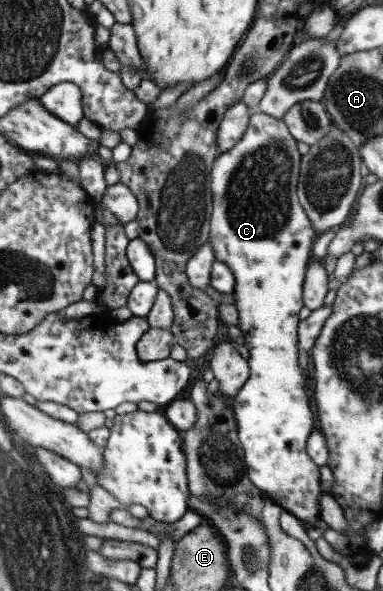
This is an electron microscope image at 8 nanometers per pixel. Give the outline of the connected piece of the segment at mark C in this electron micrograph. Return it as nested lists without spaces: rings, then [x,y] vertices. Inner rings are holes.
[[[255,111],[251,112],[248,125],[241,139],[226,152],[219,155],[211,163],[210,174],[210,191],[212,197],[212,210],[209,217],[209,241],[214,252],[214,259],[222,261],[222,264],[232,272],[234,276],[234,306],[238,314],[238,328],[242,333],[244,345],[248,351],[248,359],[246,359],[249,367],[248,379],[242,384],[240,390],[232,397],[229,404],[233,411],[234,419],[236,420],[237,438],[242,448],[243,462],[246,464],[246,475],[249,479],[249,484],[254,485],[262,494],[270,499],[275,505],[281,509],[285,509],[292,514],[303,527],[313,525],[320,518],[319,498],[322,495],[320,491],[320,477],[318,476],[318,466],[308,457],[306,453],[306,439],[309,433],[314,430],[314,415],[308,406],[308,395],[304,391],[304,371],[298,366],[297,360],[297,345],[296,345],[296,329],[298,325],[298,311],[302,309],[303,301],[301,297],[302,283],[304,273],[308,265],[308,255],[310,255],[311,245],[314,242],[314,229],[310,225],[310,221],[306,217],[302,206],[300,205],[296,195],[297,177],[299,174],[299,162],[301,155],[297,151],[297,142],[290,136],[287,127],[280,119],[270,117],[266,114],[260,114]]]

